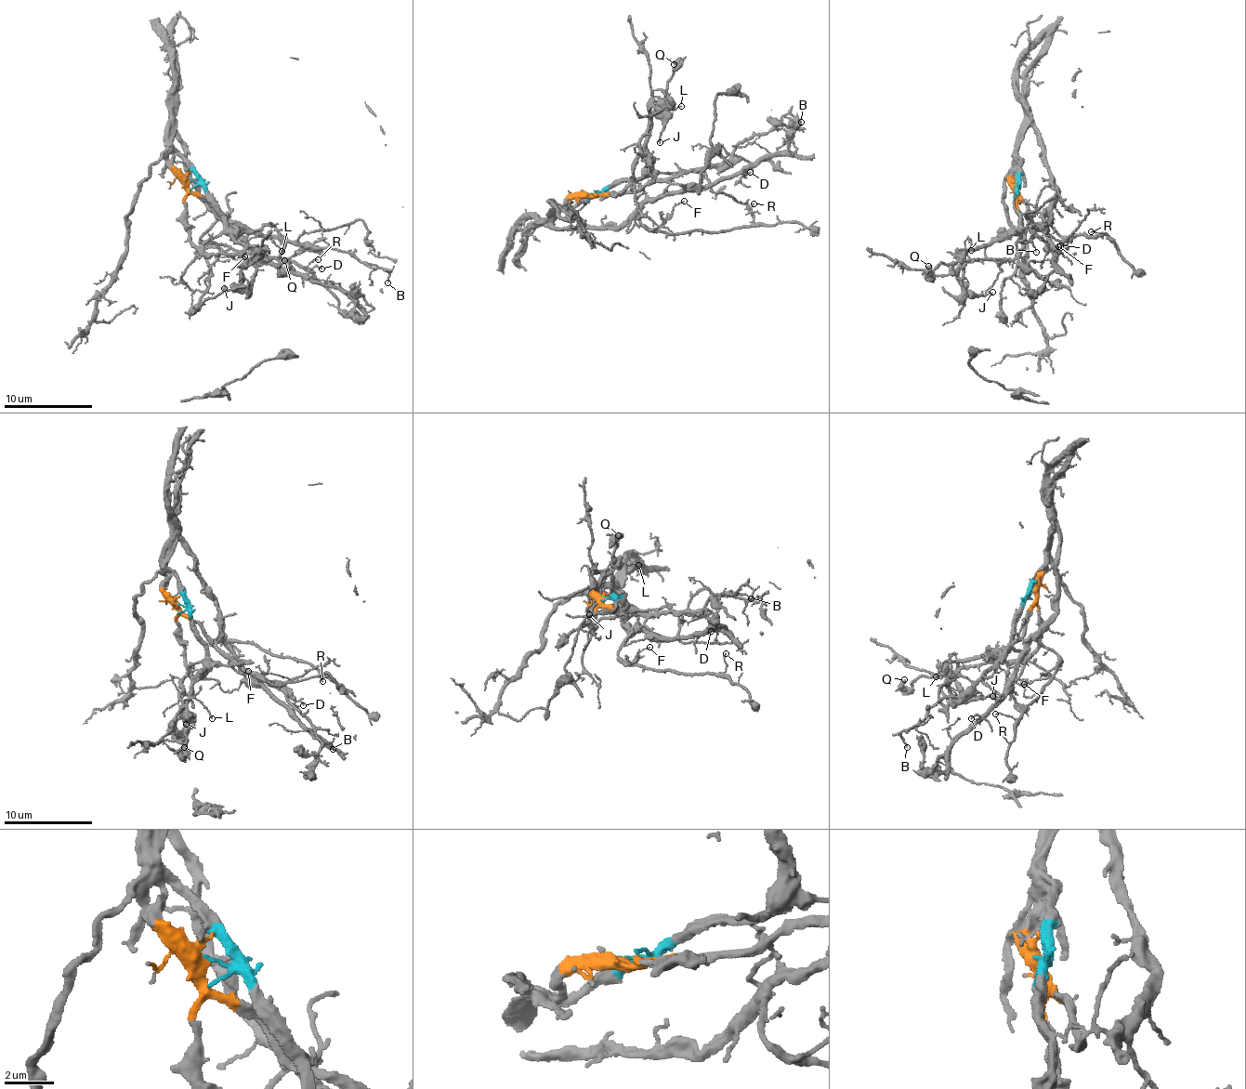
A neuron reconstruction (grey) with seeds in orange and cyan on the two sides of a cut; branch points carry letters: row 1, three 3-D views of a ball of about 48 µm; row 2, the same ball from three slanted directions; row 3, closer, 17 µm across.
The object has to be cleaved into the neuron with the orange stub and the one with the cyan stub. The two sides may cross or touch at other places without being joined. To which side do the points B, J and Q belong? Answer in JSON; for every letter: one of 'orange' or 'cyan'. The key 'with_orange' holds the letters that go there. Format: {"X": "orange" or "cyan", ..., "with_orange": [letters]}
{"B": "orange", "J": "cyan", "Q": "cyan", "with_orange": ["B"]}

